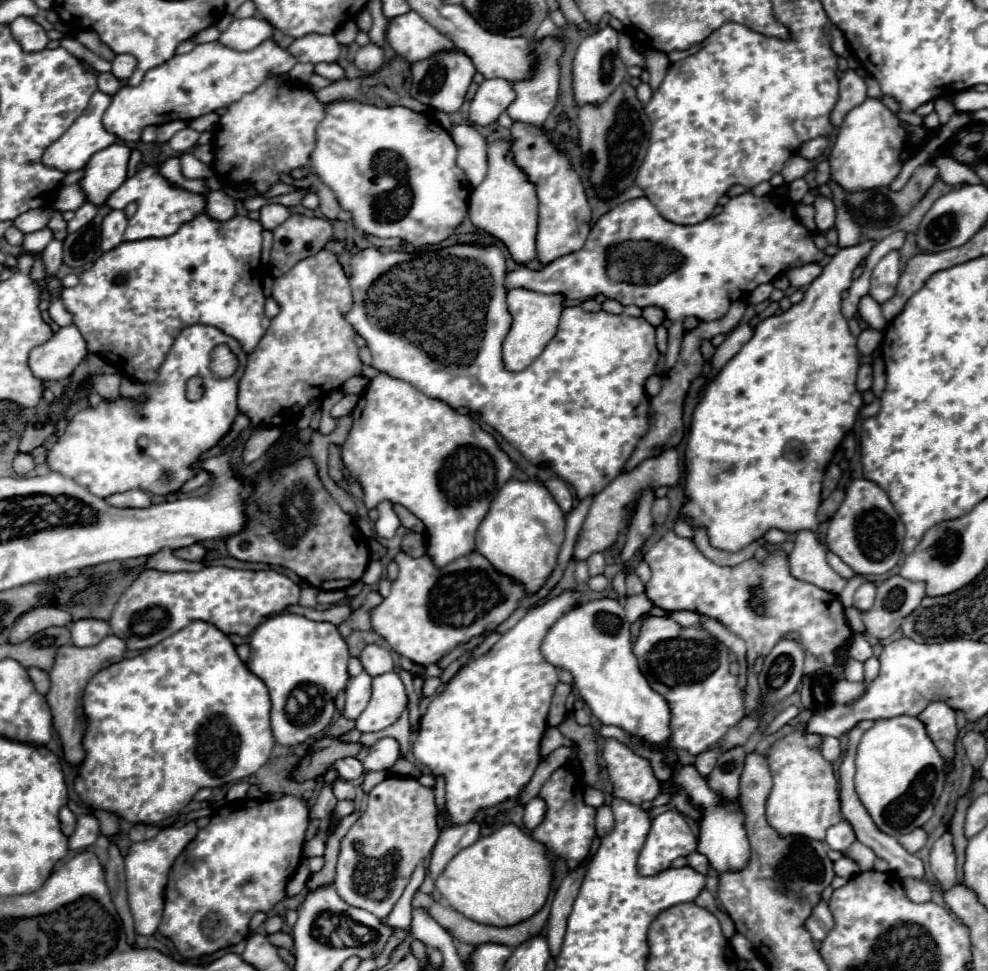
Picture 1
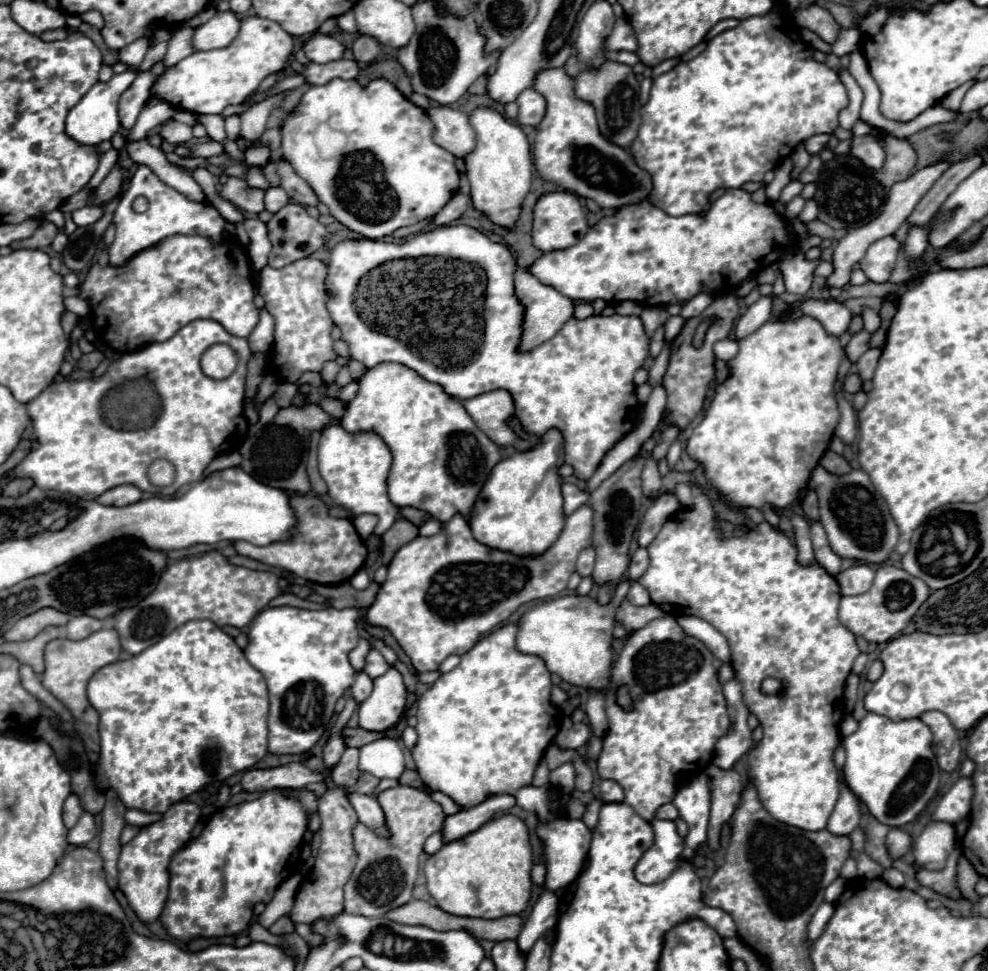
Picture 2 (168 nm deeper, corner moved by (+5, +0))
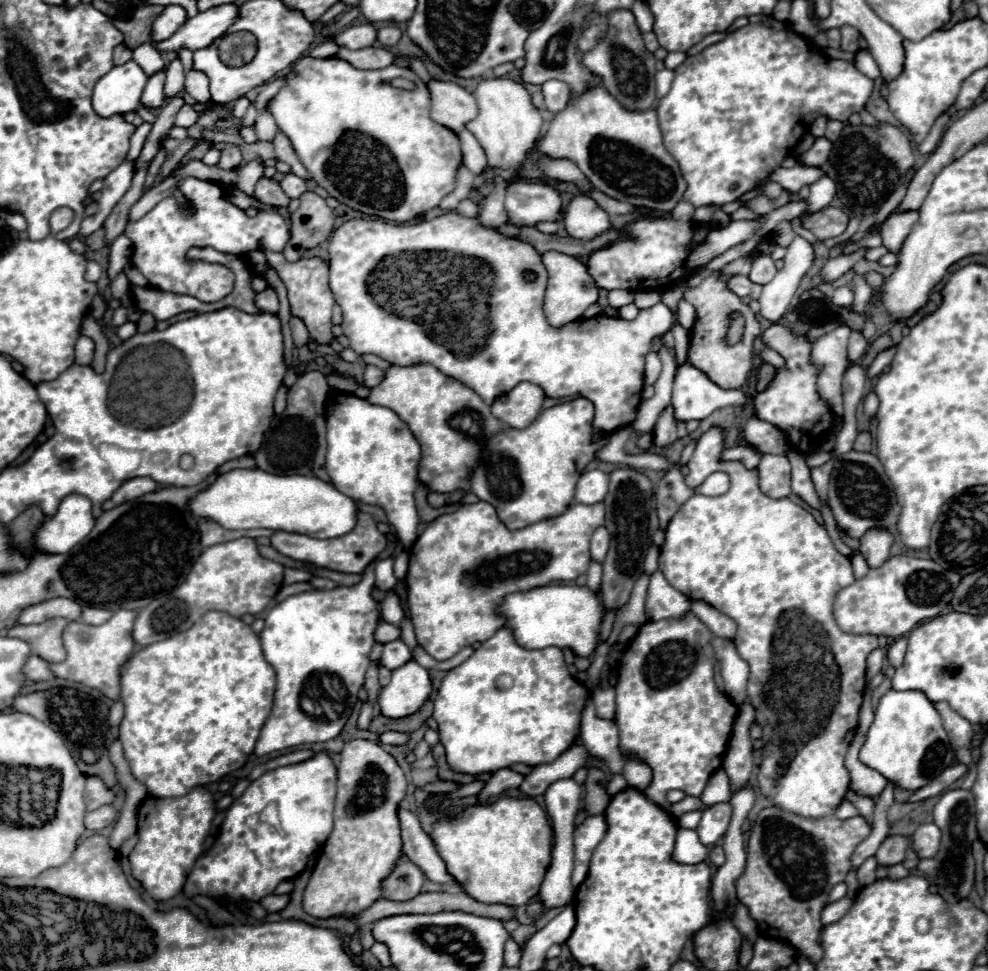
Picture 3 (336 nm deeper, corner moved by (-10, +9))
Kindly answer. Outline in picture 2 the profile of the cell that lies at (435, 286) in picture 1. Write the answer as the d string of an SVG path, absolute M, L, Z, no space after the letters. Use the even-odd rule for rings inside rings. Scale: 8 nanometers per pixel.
M467 225L437 227L433 231L419 233L405 243L347 239L331 249L327 263L325 285L331 291L327 311L333 323L341 329L341 339L349 345L351 357L361 361L367 369L385 361L403 363L415 369L427 381L439 383L445 393L459 401L489 393L493 389L507 389L515 399L515 417L519 417L521 425L529 433L541 437L551 427L563 431L565 463L573 465L575 475L587 481L597 471L603 455L635 427L639 401L635 397L633 375L649 355L649 339L643 331L643 321L639 317L621 315L593 315L583 321L571 317L553 339L531 351L521 351L519 343L523 331L523 303L515 293L515 269L515 257L505 245L491 241L485 233ZM397 259L401 259L401 265L393 265L391 271L399 271L401 287L395 293L395 289L389 289L389 285L395 281L387 267ZM379 285L383 287L383 291L379 291L381 295L375 299L363 299L363 307L361 303L355 303L355 293L369 293L373 287L377 291ZM373 301L387 301L387 305L383 305L387 319L369 319L369 311L373 311L375 305Z

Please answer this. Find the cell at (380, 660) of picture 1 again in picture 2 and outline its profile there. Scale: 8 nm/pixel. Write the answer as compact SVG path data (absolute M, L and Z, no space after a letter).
M371 649L369 655L367 655L367 665L365 665L363 671L365 671L371 679L377 679L377 677L381 677L387 669L389 669L389 663L385 661L385 657L383 657L377 649Z

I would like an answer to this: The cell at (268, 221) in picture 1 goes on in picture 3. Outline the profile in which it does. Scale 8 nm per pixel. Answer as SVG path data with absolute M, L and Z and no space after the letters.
M286 174L286 178L280 182L280 186L288 198L298 198L306 190L306 182L294 174Z

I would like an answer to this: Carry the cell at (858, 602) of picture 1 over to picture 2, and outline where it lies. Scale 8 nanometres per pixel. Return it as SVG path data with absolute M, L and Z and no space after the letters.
M859 563L859 565L853 565L845 571L841 571L837 575L837 583L839 583L843 595L861 595L871 587L873 577L875 577L875 571L869 565Z

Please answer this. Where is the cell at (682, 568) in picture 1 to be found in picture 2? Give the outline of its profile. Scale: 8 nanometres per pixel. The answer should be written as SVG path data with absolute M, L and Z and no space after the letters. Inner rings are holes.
M691 483L691 493L693 505L673 513L647 547L651 563L637 581L651 593L653 603L661 611L677 617L701 617L727 637L731 667L743 687L743 701L763 727L763 739L749 751L749 777L757 789L757 797L773 819L805 831L821 831L827 827L839 799L839 771L833 763L833 747L841 745L839 725L845 715L845 679L851 673L855 657L861 653L855 635L837 619L839 585L819 563L801 565L793 541L767 521L755 529L739 525L739 535L723 537L709 495L695 483ZM765 677L783 681L775 695L761 691Z

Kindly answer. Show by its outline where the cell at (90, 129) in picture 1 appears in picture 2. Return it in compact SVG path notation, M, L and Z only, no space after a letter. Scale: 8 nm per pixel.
M125 71L121 75L113 75L107 83L95 83L83 99L69 111L67 115L67 135L71 135L81 145L99 145L101 141L111 139L119 131L119 117L117 117L117 105L121 93L133 83L137 77L135 71Z

